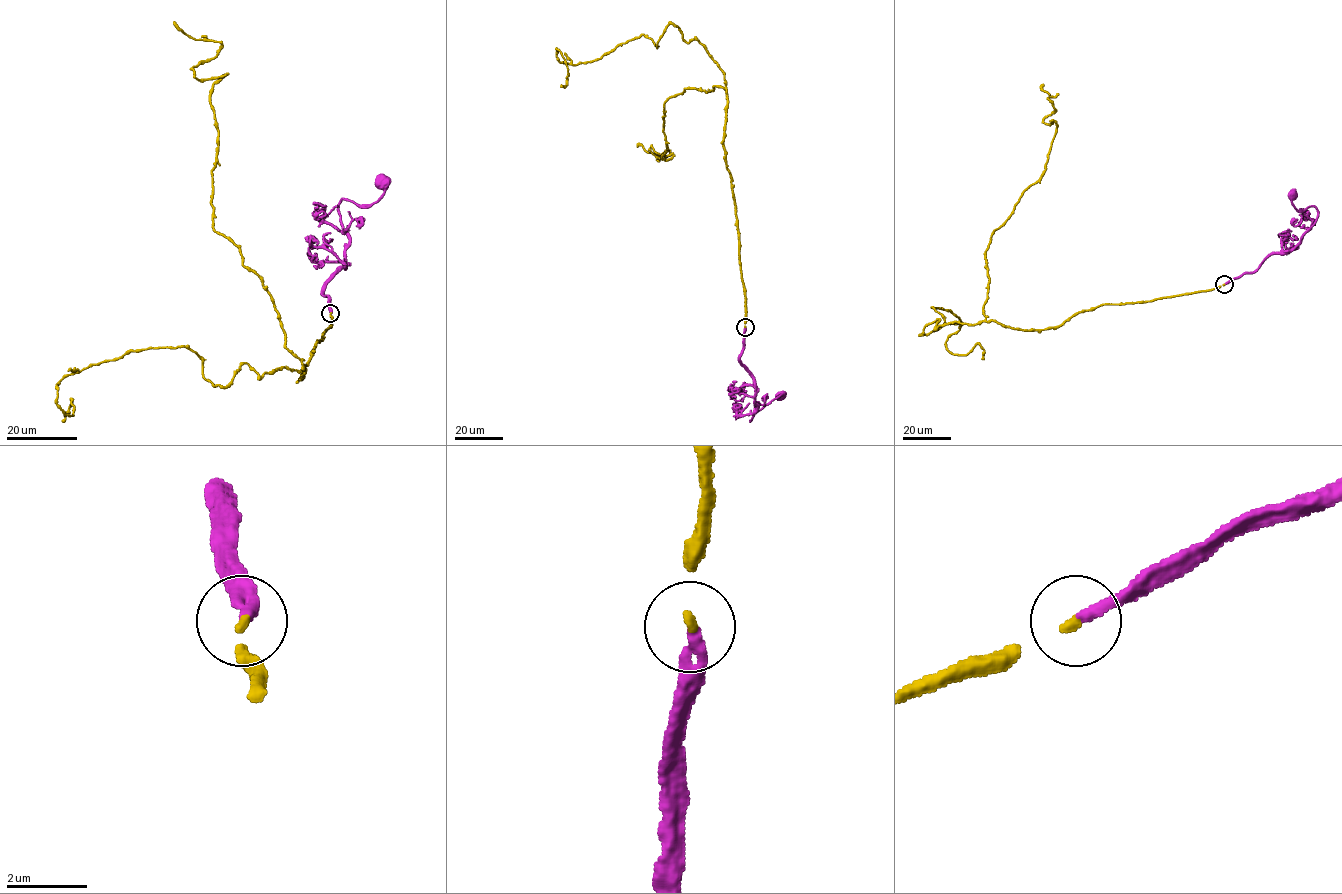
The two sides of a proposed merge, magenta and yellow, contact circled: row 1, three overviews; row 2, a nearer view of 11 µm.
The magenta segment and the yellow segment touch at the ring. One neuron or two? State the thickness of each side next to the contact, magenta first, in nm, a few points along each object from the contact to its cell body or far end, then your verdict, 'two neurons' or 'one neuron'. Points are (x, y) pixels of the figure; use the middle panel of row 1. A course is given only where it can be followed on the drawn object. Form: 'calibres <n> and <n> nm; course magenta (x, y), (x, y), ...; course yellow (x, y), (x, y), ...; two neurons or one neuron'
calibres 300 and 170 nm; course magenta (744, 326), (740, 362), (752, 376), (757, 405), (750, 420), (780, 396); course yellow (744, 326), (726, 89), (685, 88), (664, 103), (669, 160), (651, 146), (661, 159), (669, 152), (637, 146); one neuron

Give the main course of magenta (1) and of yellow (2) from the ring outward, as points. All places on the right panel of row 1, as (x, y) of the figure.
1: (1223, 284), (1254, 272), (1268, 256), (1290, 252), (1299, 242), (1317, 210), (1297, 210), (1293, 195)
2: (1223, 284), (1100, 304), (1043, 329), (986, 320), (991, 235), (1040, 178), (1055, 133), (1043, 84)

